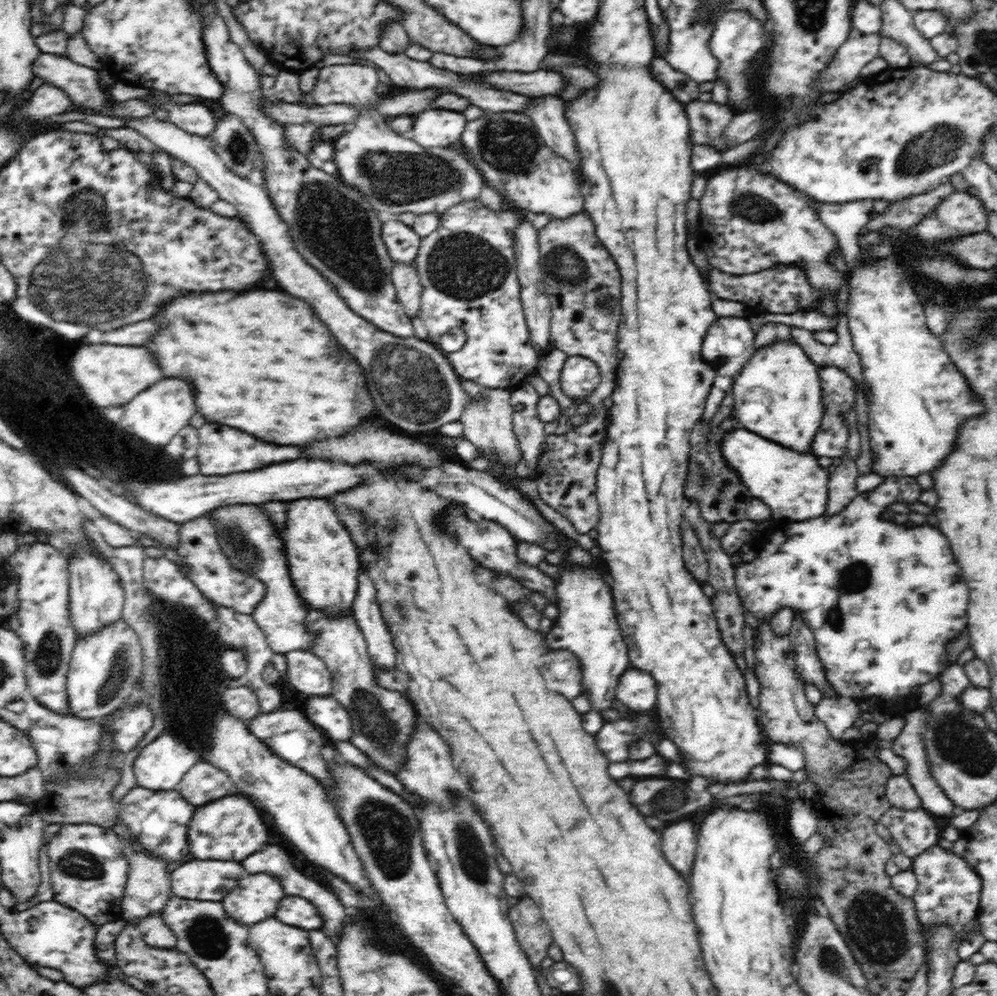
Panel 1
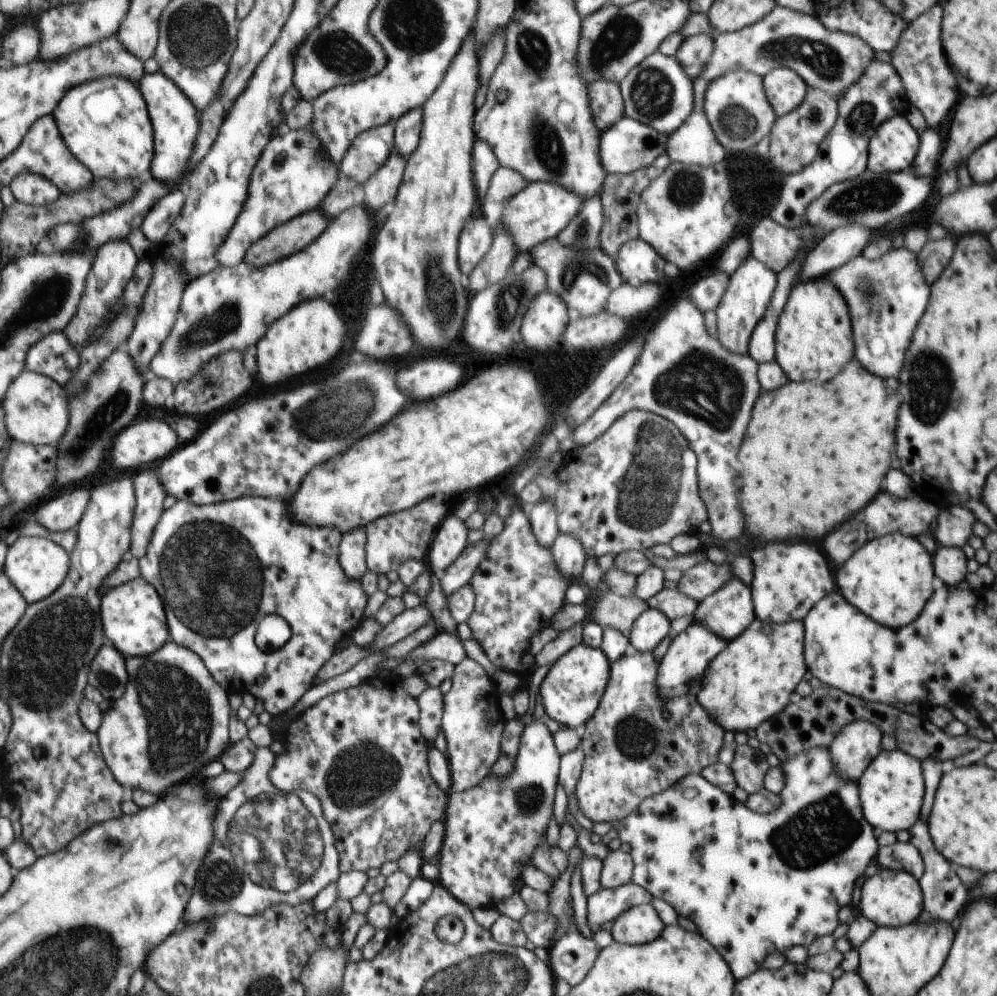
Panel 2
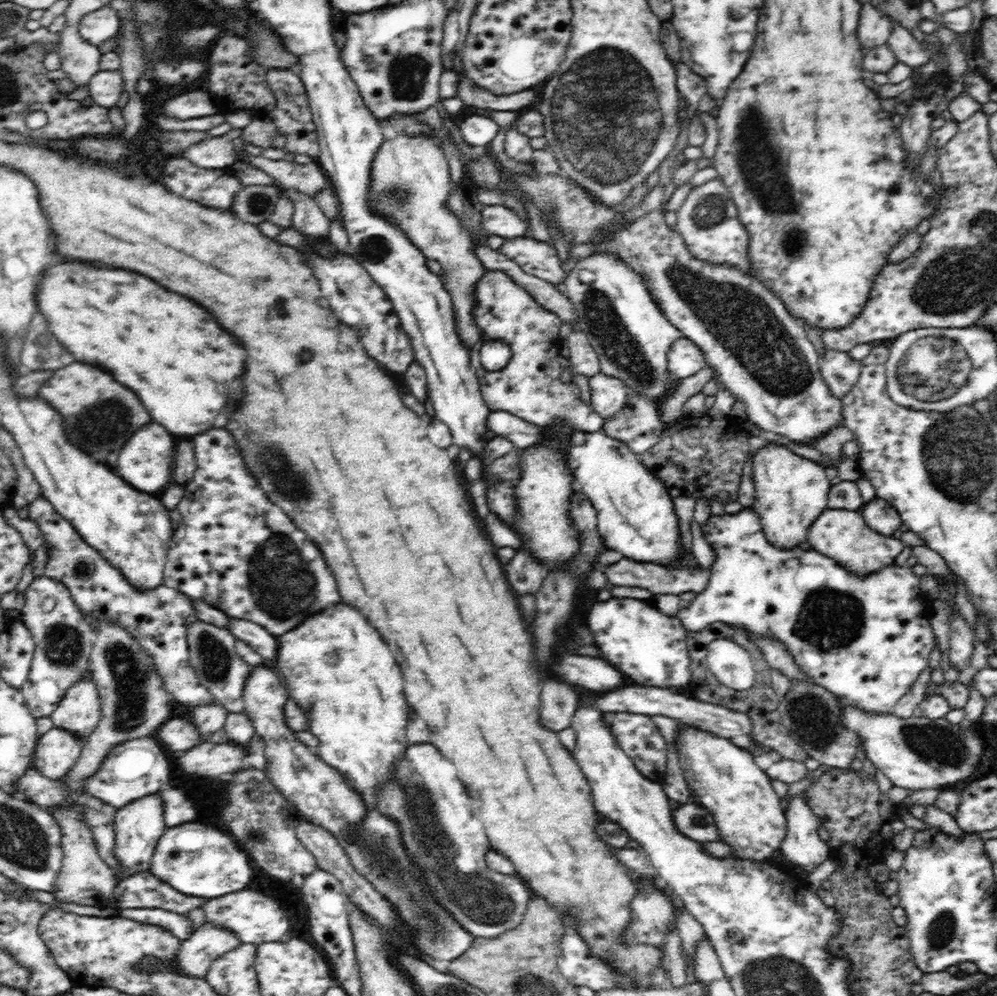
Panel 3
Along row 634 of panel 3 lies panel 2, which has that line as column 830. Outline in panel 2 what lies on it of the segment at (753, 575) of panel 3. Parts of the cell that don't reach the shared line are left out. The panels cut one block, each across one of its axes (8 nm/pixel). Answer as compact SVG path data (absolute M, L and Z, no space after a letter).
M816 748L800 753L779 764L785 772L785 787L781 790L781 805L775 811L752 815L740 808L724 791L710 784L701 774L689 774L664 792L645 798L626 818L616 822L621 842L630 844L633 858L633 877L631 882L645 888L653 897L662 898L674 908L678 915L689 918L697 926L700 934L718 950L718 954L728 963L736 979L743 979L749 973L756 972L763 966L764 959L774 952L782 953L793 946L809 946L811 942L826 935L832 935L838 924L840 908L852 903L852 892L863 880L864 870L875 858L879 844L874 835L874 828L864 818L859 788L854 781L848 781L835 772L829 749Z

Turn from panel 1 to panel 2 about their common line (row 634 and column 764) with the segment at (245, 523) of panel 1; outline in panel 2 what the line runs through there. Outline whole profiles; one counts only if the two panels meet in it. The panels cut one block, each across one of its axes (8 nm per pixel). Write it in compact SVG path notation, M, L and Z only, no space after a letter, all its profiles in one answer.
M748 257L732 274L728 288L724 291L718 306L717 339L735 355L748 355L749 342L757 322L764 316L777 285L777 274L763 262Z

